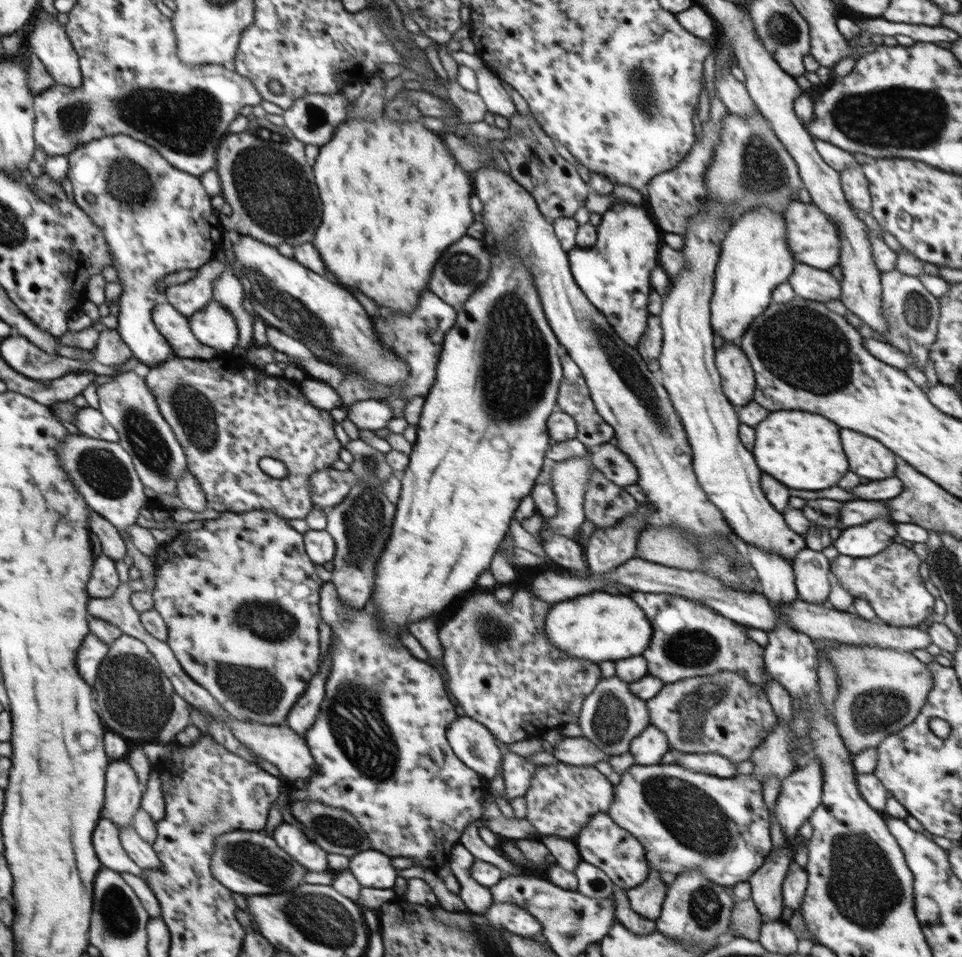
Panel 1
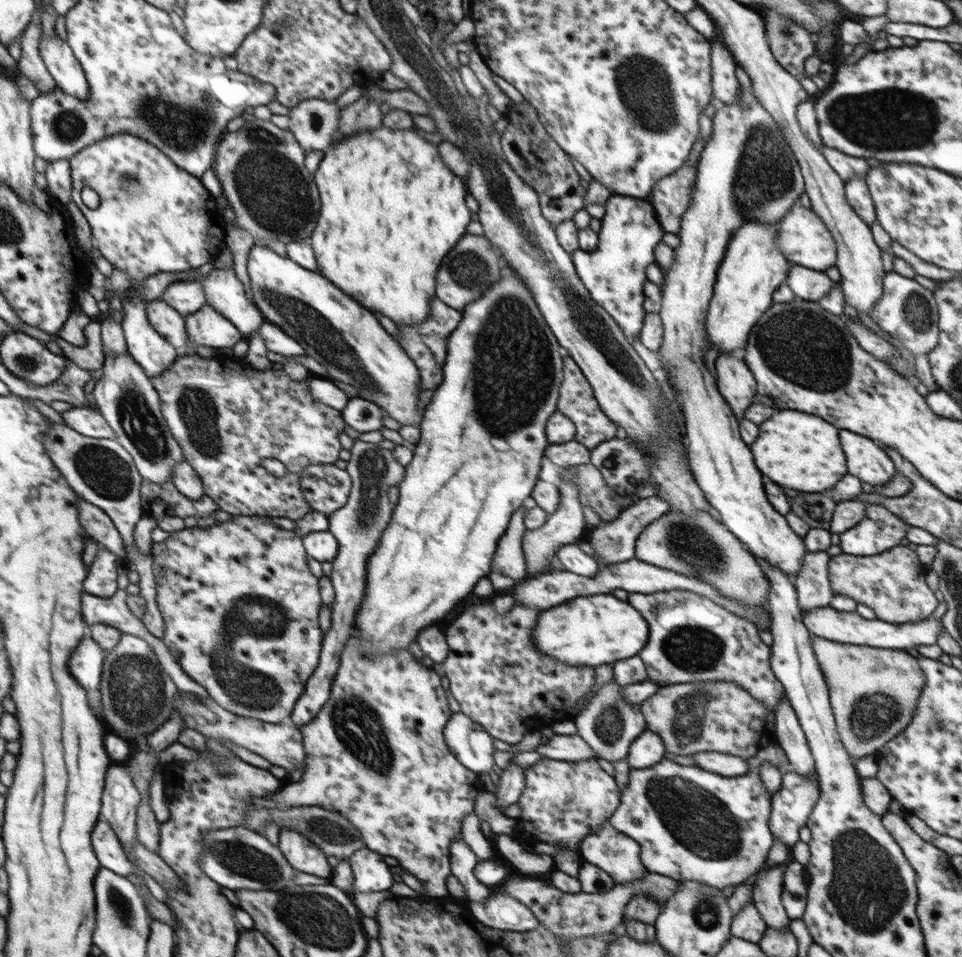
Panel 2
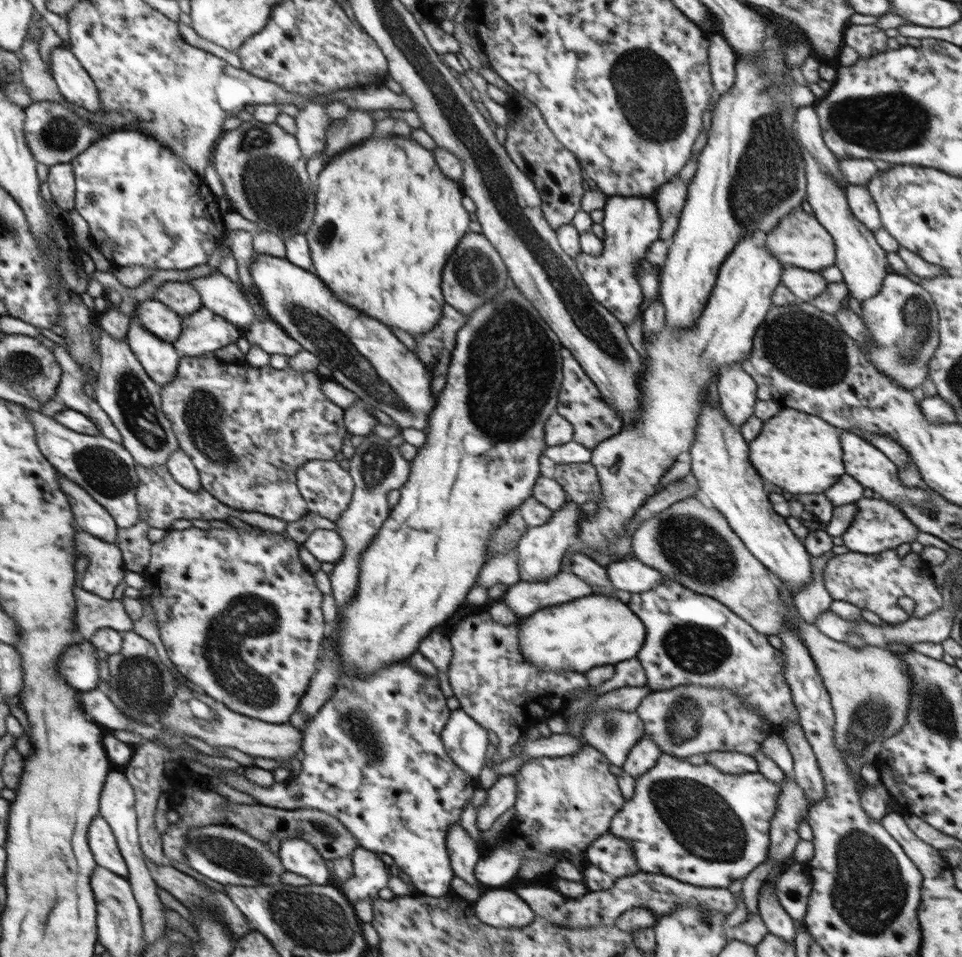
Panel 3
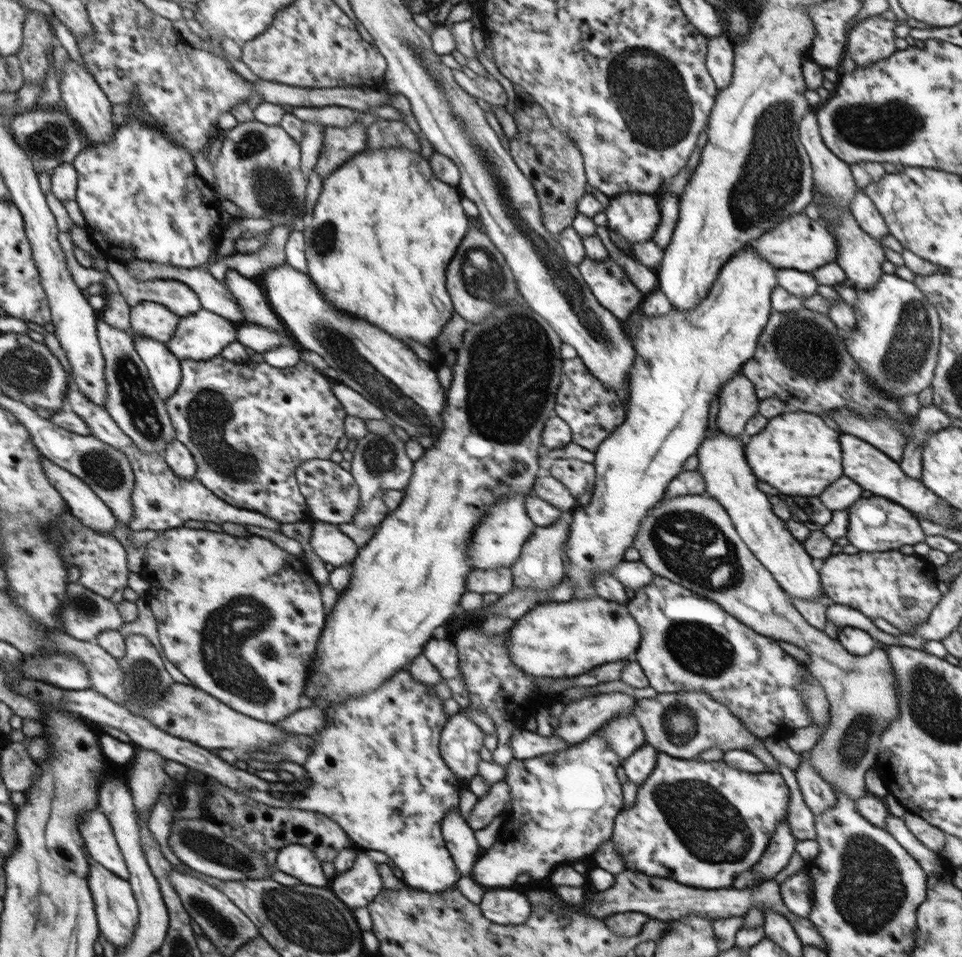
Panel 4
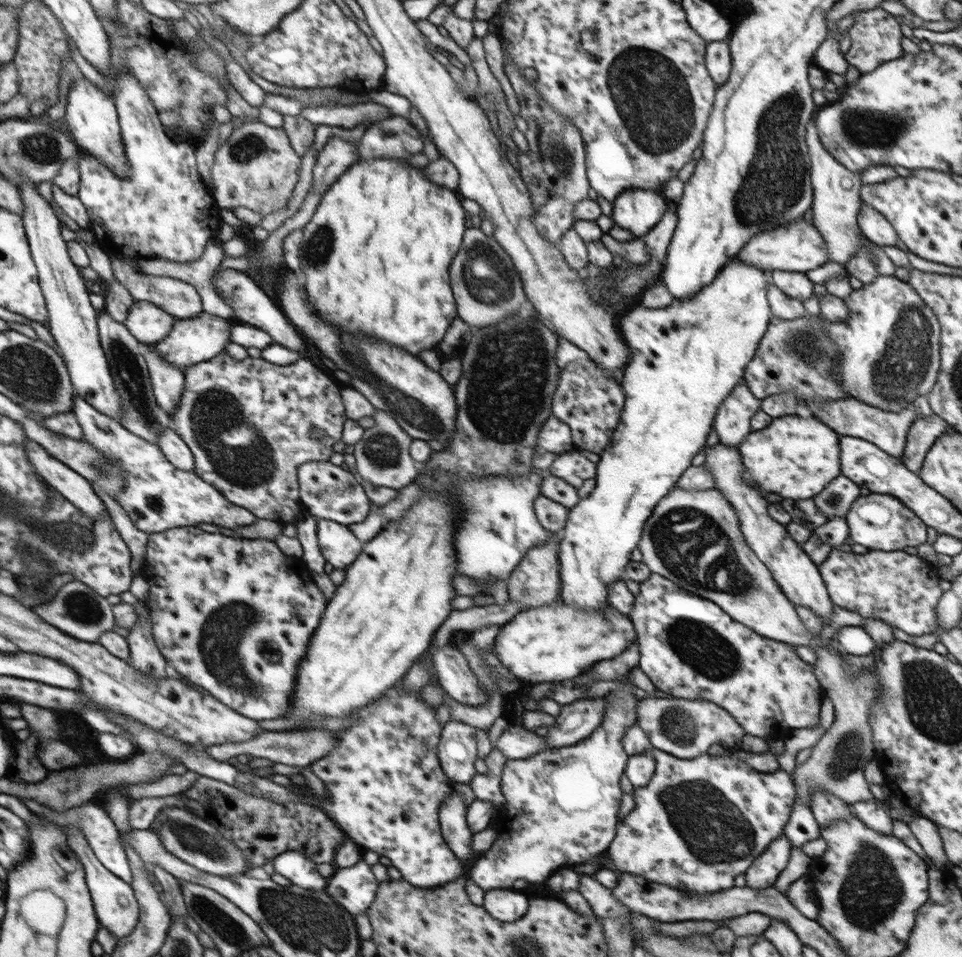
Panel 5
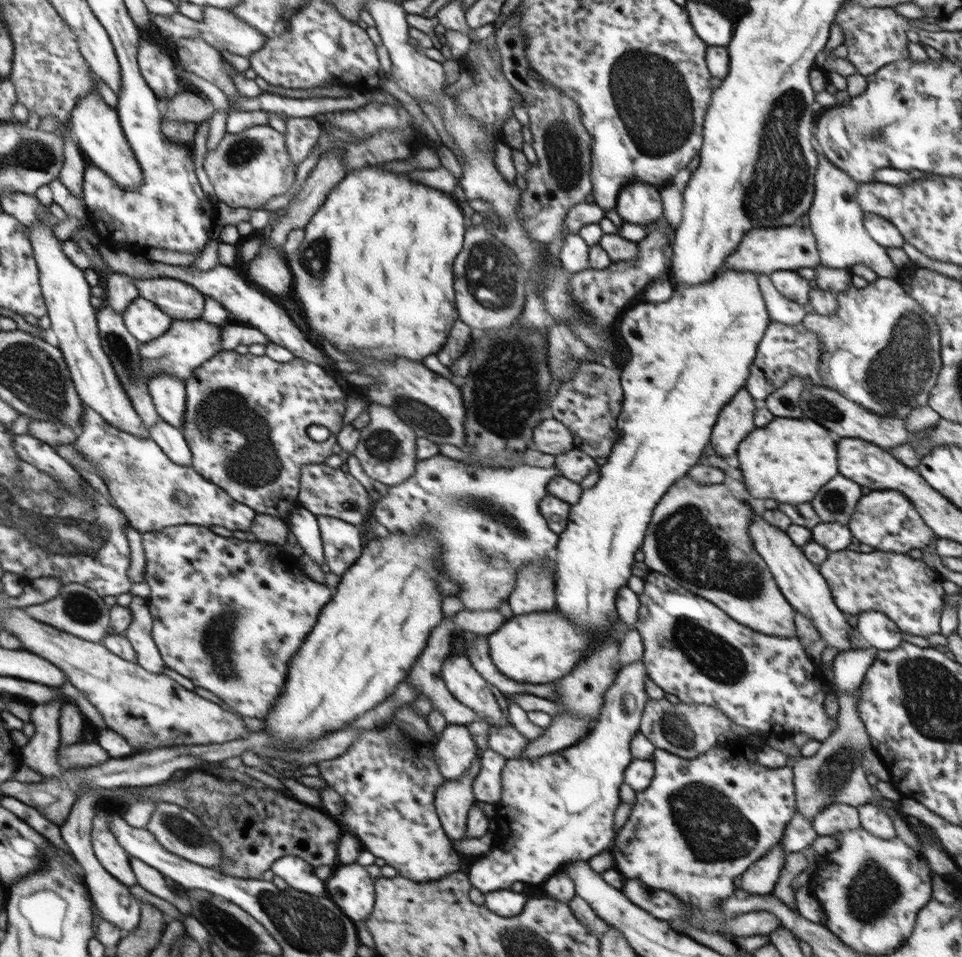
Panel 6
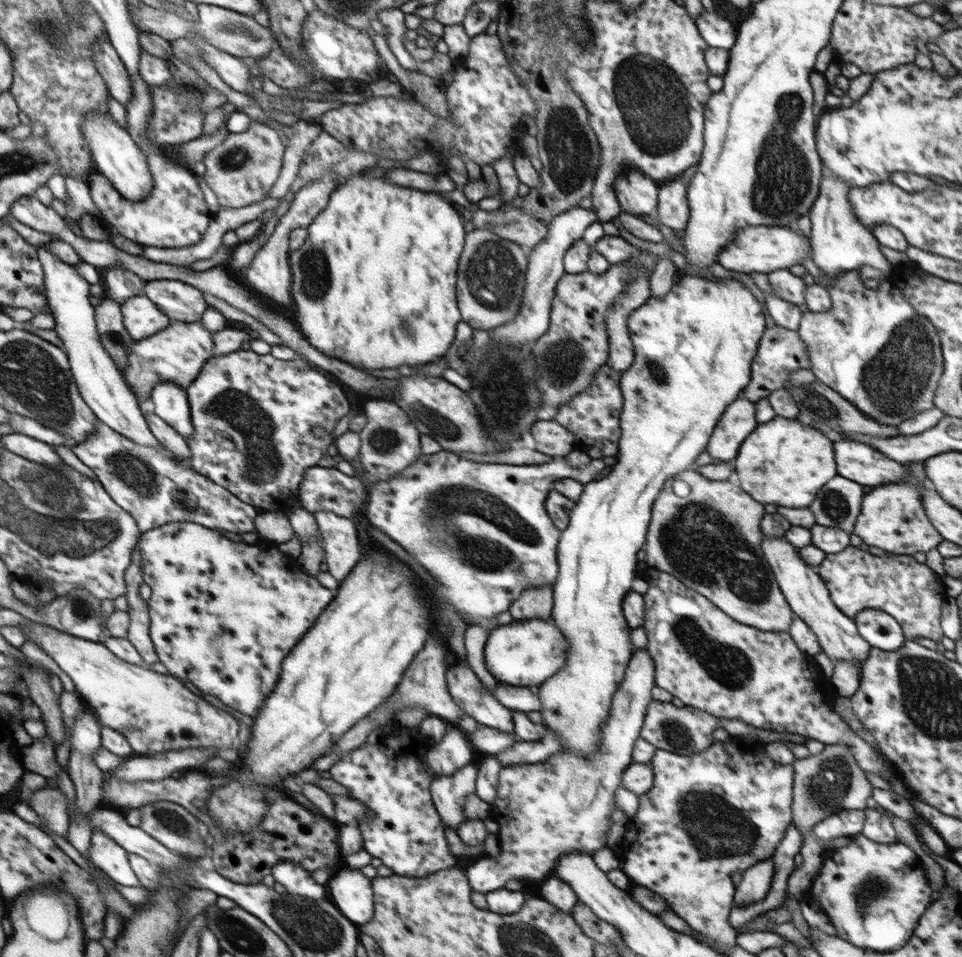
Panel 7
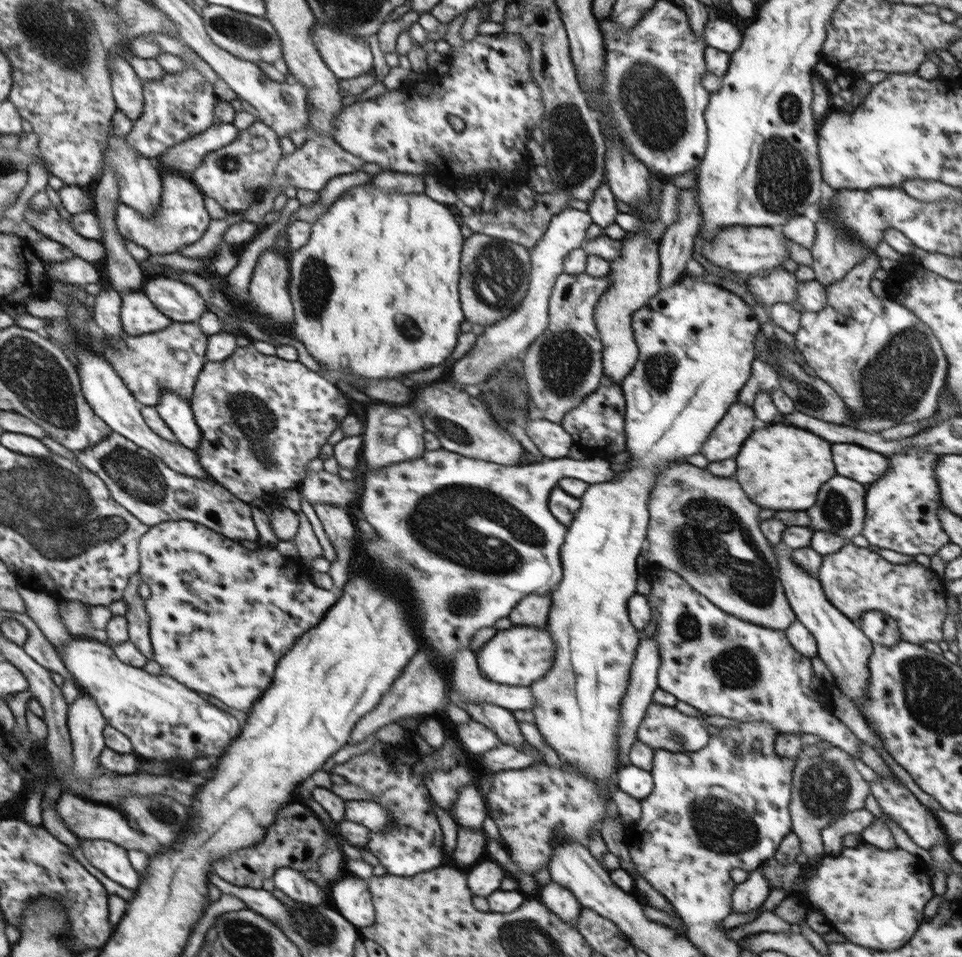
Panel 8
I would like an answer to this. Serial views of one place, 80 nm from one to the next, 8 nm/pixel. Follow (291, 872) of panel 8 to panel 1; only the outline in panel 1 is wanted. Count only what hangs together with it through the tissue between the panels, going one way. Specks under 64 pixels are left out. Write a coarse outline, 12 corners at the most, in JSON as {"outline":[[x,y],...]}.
{"outline":[[291,819],[271,836],[310,872],[330,871],[327,852]]}

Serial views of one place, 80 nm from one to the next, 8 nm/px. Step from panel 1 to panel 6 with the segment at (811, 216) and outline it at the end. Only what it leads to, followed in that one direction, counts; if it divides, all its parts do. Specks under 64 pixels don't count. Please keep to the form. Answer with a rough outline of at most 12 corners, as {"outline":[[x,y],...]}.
{"outline":[[810,227],[752,228],[725,269],[770,275],[819,264]]}

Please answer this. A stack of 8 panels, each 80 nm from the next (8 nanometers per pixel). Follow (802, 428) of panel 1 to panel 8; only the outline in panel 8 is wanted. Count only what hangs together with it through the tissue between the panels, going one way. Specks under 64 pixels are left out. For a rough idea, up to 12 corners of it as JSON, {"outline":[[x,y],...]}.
{"outline":[[772,424],[735,459],[754,504],[806,510],[836,474],[830,444]]}

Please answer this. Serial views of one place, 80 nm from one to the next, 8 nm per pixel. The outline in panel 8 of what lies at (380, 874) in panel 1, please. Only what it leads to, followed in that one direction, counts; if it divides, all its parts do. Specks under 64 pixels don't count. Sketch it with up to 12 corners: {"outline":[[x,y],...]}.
{"outline":[[347,873],[330,887],[331,906],[358,929],[374,924],[366,879]]}

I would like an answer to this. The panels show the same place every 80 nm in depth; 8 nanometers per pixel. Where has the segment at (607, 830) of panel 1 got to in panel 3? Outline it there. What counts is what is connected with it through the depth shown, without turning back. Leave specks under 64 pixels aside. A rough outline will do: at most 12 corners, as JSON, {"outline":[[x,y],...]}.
{"outline":[[610,831],[585,850],[585,864],[616,879],[640,871],[631,844]]}

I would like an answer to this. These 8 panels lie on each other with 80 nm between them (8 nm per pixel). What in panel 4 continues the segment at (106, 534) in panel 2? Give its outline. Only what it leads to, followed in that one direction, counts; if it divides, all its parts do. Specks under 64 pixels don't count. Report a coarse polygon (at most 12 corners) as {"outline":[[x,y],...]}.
{"outline":[[44,455],[46,477],[70,514],[111,534],[117,520],[78,476]]}

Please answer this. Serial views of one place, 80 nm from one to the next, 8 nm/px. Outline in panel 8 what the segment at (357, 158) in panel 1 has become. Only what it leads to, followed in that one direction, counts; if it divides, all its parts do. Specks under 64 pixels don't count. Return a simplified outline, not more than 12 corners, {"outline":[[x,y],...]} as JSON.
{"outline":[[349,188],[291,253],[290,328],[332,382],[442,364],[464,236]]}

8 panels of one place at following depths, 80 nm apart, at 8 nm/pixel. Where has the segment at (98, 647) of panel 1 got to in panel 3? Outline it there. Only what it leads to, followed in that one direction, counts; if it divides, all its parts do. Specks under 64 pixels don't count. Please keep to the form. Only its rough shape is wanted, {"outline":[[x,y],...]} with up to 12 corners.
{"outline":[[83,639],[62,654],[60,675],[85,693],[98,688],[98,650]]}

